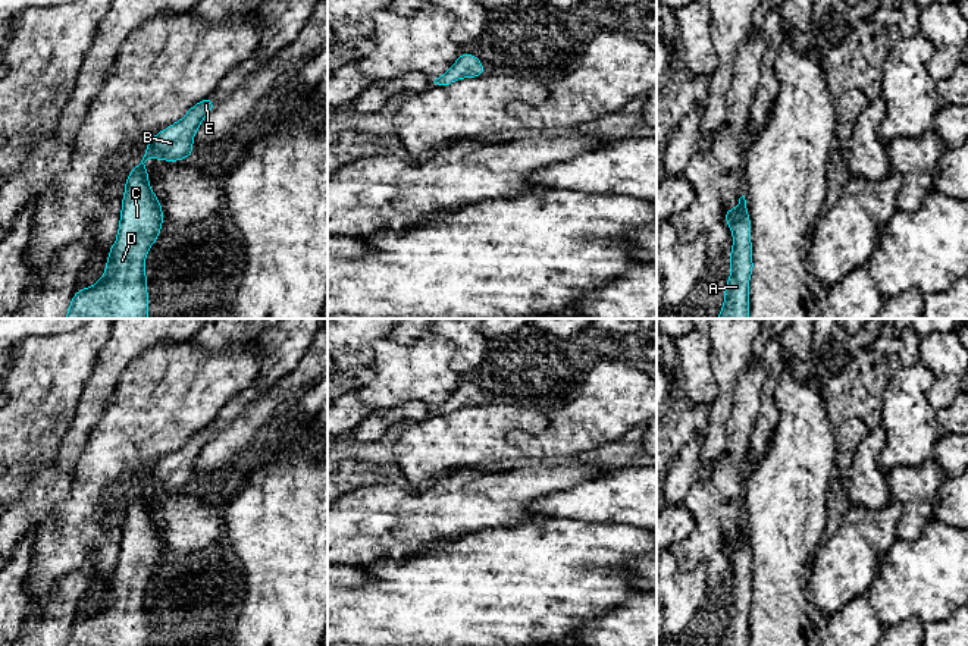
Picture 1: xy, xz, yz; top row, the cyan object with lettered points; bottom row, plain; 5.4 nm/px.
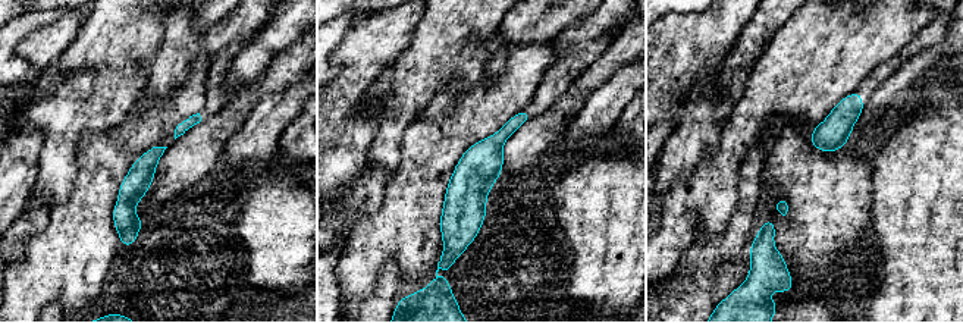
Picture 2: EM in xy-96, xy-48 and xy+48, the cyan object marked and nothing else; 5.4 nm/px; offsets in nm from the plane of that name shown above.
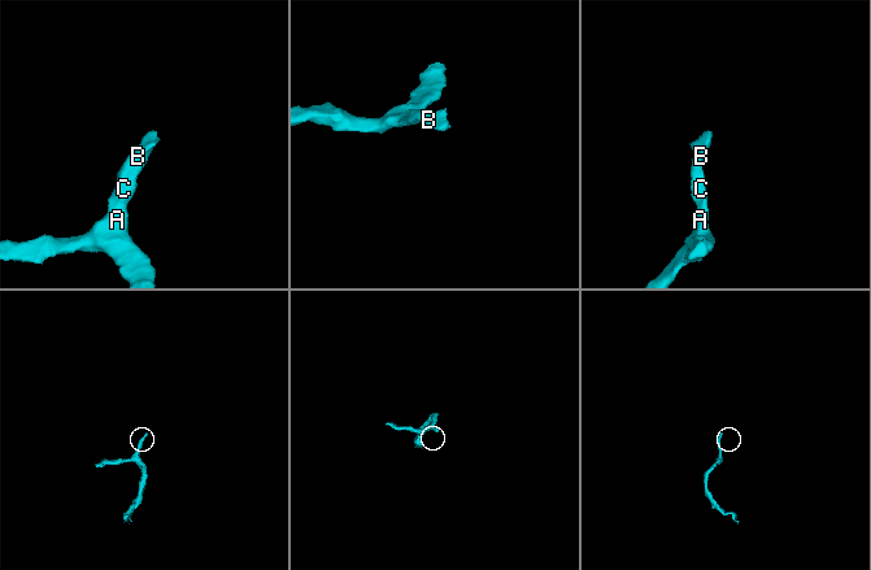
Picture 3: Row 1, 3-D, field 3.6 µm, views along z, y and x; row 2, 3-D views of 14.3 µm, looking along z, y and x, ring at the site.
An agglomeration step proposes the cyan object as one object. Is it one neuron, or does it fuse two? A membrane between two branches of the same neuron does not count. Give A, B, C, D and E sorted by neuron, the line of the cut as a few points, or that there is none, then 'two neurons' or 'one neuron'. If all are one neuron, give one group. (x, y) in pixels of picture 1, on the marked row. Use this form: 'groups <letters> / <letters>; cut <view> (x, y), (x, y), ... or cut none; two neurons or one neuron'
groups A B C D E; cut none; one neuron

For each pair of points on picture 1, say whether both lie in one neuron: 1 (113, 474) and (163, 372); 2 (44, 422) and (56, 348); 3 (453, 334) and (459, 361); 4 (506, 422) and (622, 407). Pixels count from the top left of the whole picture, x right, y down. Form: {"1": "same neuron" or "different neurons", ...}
{"1": "same neuron", "2": "same neuron", "3": "same neuron", "4": "different neurons"}

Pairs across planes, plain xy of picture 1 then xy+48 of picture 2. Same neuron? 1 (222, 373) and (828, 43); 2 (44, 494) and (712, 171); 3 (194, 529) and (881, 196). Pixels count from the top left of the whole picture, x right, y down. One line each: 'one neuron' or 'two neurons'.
1: one neuron
2: two neurons
3: two neurons

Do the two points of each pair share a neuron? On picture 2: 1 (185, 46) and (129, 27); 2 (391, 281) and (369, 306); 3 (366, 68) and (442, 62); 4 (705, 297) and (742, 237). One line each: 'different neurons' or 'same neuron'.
1: different neurons
2: same neuron
3: different neurons
4: same neuron

